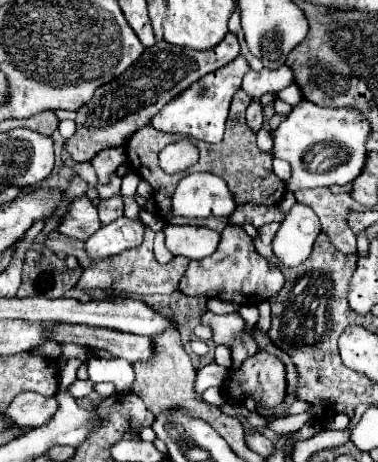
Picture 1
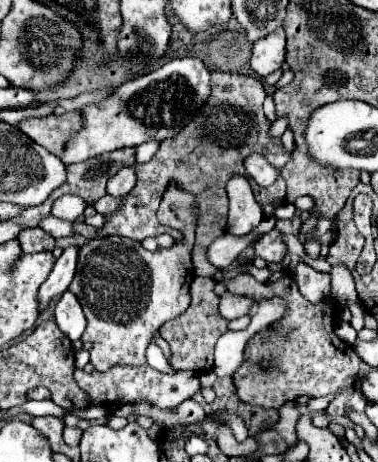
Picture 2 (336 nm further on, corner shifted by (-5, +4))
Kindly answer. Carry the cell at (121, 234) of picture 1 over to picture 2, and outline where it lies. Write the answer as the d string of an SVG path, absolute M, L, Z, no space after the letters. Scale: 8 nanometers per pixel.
M70 245L56 259L54 269L50 271L50 277L42 283L42 289L40 289L40 295L38 295L38 299L40 299L40 311L44 311L46 305L54 297L60 297L68 289L68 285L72 283L74 273L76 273L78 253L80 253L80 245Z

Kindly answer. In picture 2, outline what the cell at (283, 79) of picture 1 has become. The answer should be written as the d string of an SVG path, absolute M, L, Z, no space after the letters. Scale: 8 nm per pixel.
M280 29L278 33L270 33L270 37L256 41L250 57L250 67L264 79L270 73L278 71L286 61L286 35Z

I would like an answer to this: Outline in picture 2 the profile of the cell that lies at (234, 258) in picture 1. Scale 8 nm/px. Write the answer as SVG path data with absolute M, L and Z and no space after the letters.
M274 229L274 231L266 233L266 235L262 235L254 243L254 255L262 257L264 261L270 261L270 263L282 261L284 255L286 255L286 245L284 245L280 233Z

